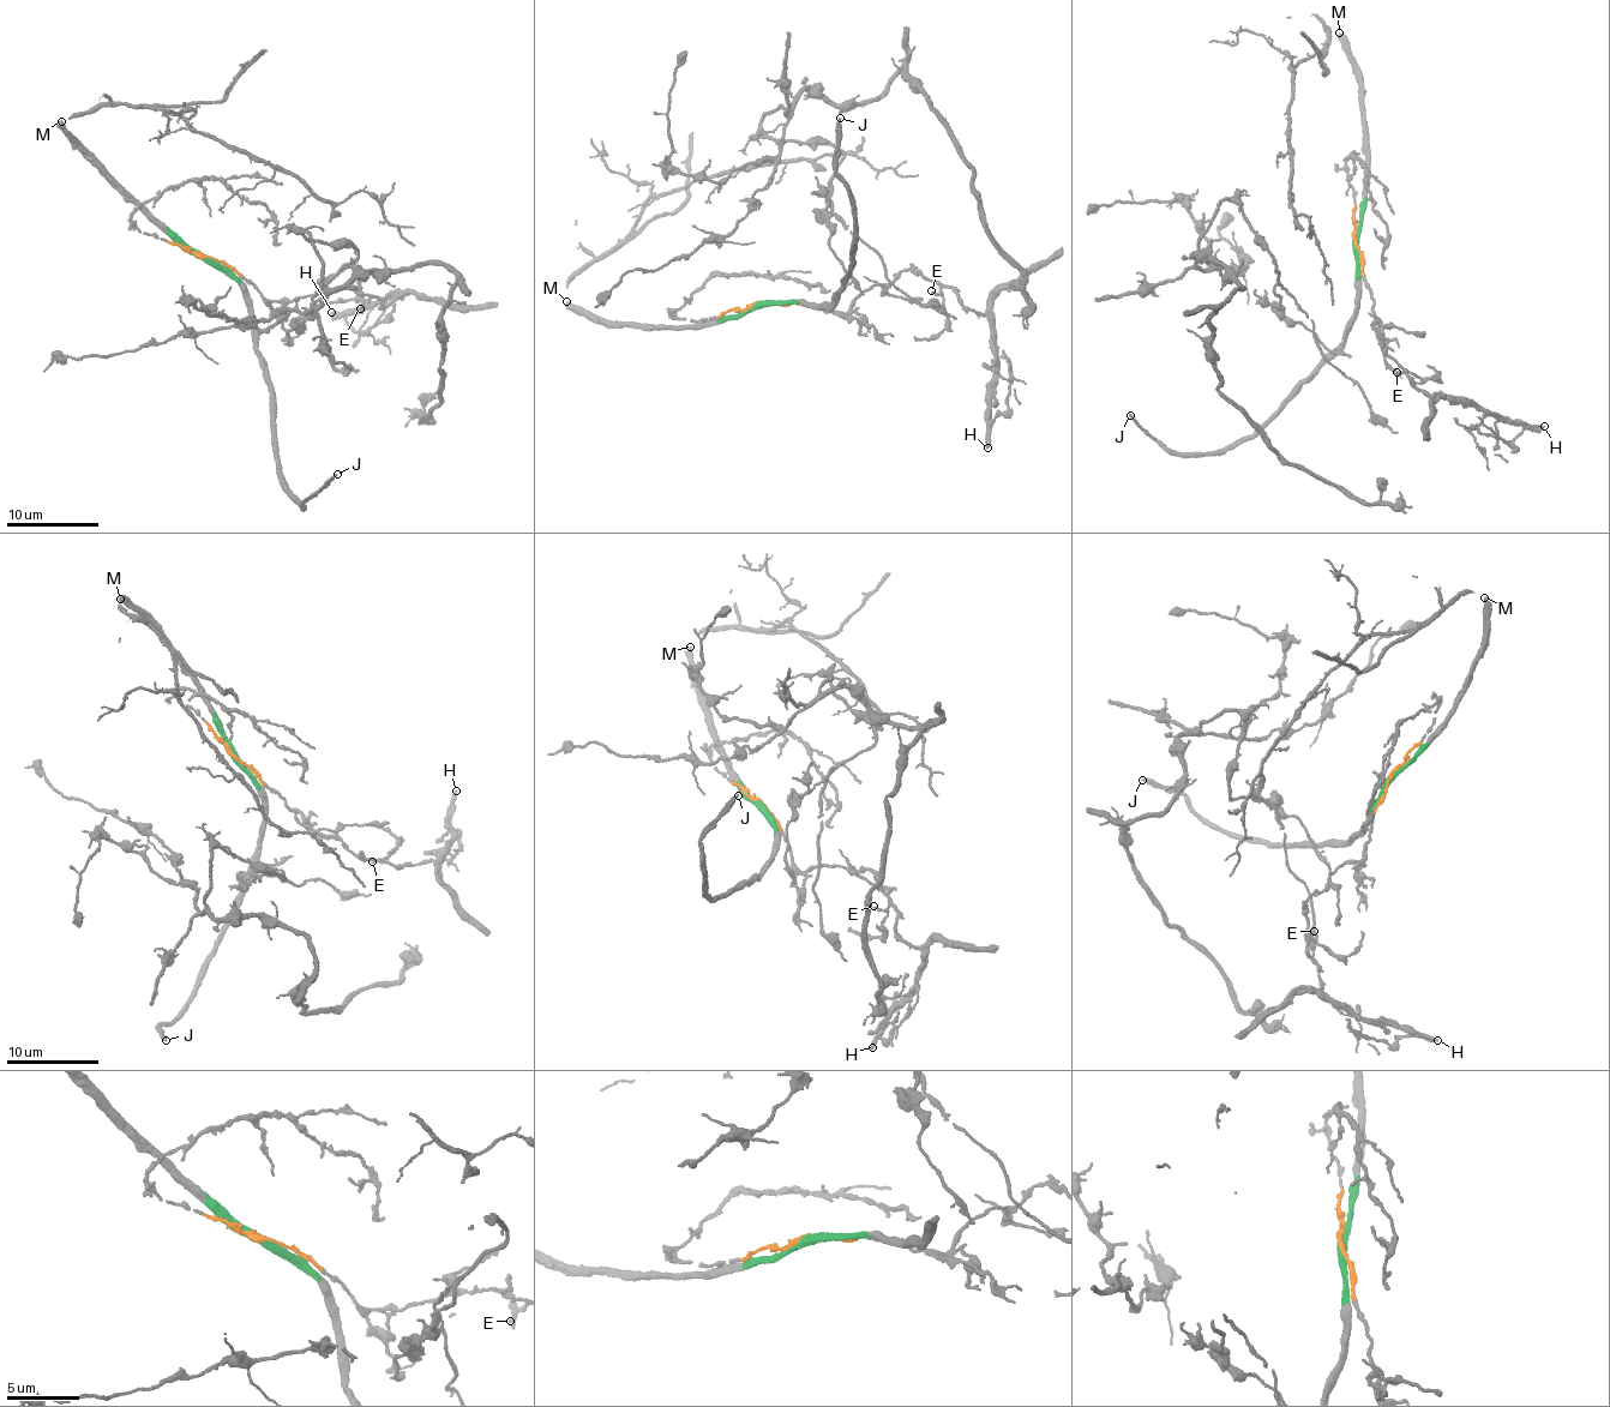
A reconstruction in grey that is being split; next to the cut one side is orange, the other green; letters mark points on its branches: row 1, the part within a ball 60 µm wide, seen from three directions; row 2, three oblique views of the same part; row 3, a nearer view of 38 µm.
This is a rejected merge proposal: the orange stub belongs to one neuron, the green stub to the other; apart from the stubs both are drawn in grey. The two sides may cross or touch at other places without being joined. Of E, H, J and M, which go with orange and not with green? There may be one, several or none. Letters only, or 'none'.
E, H

